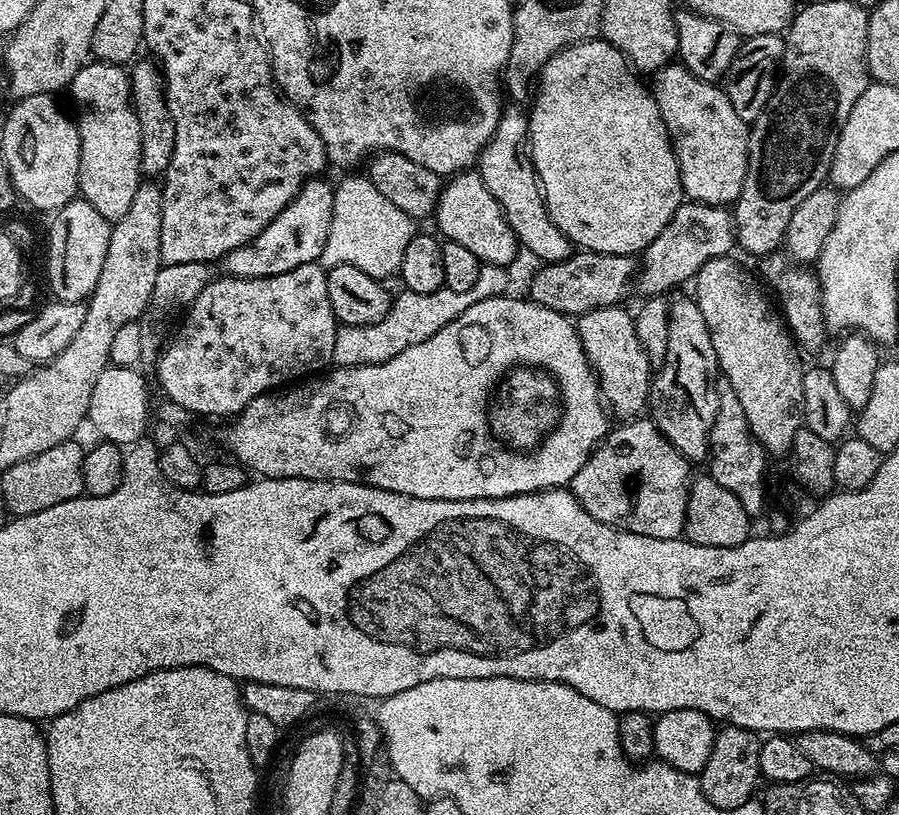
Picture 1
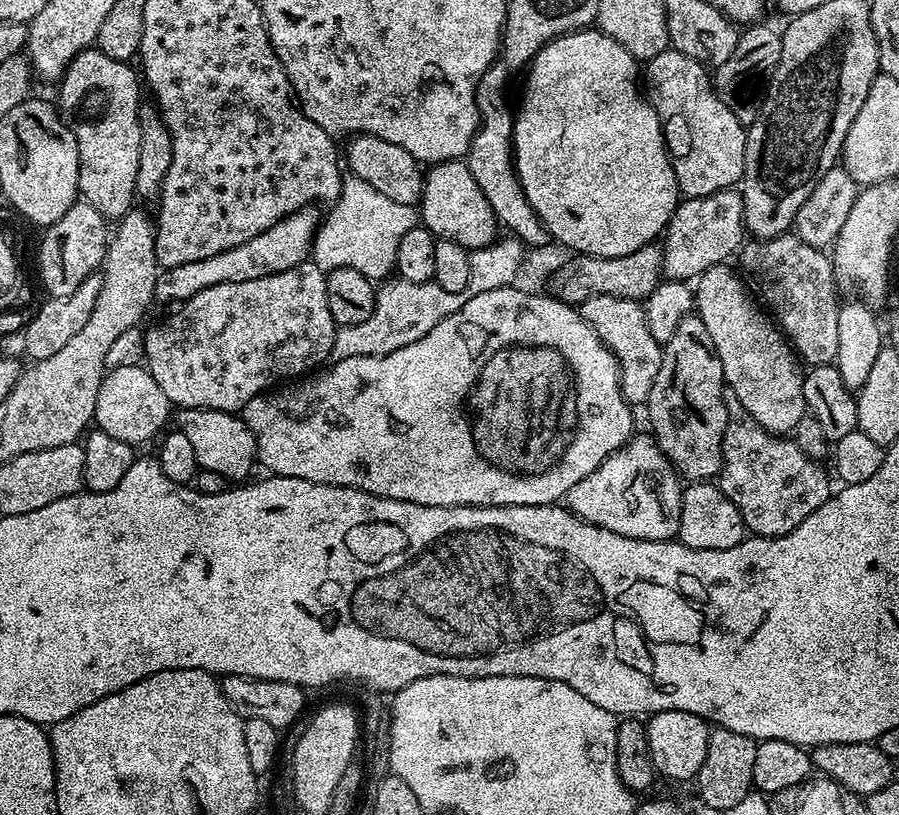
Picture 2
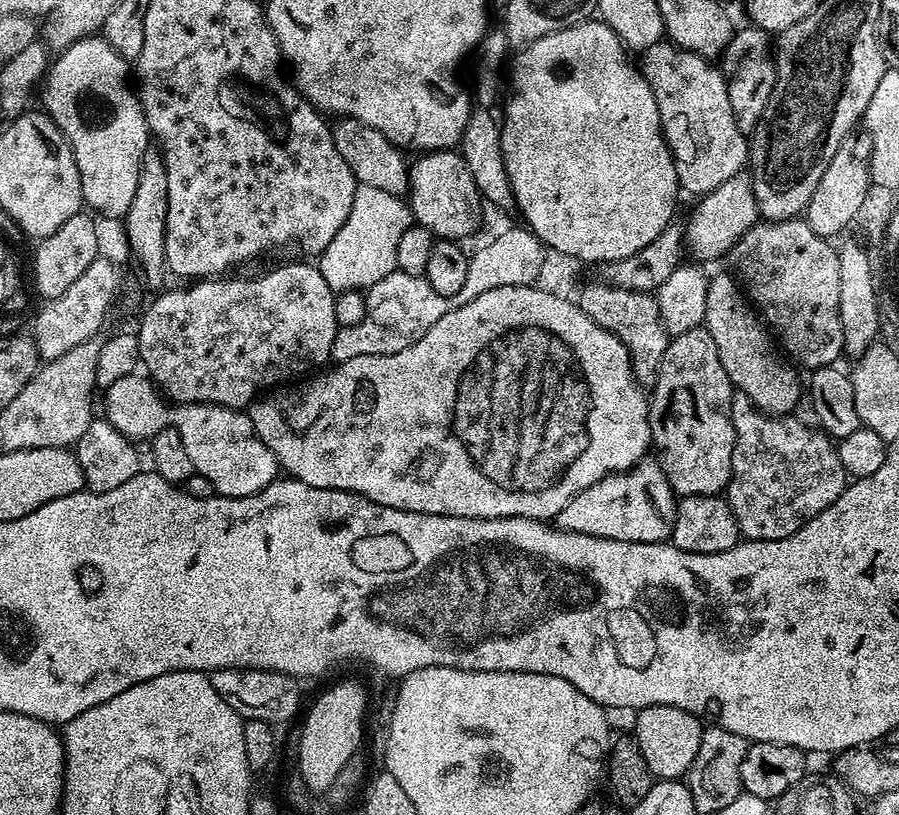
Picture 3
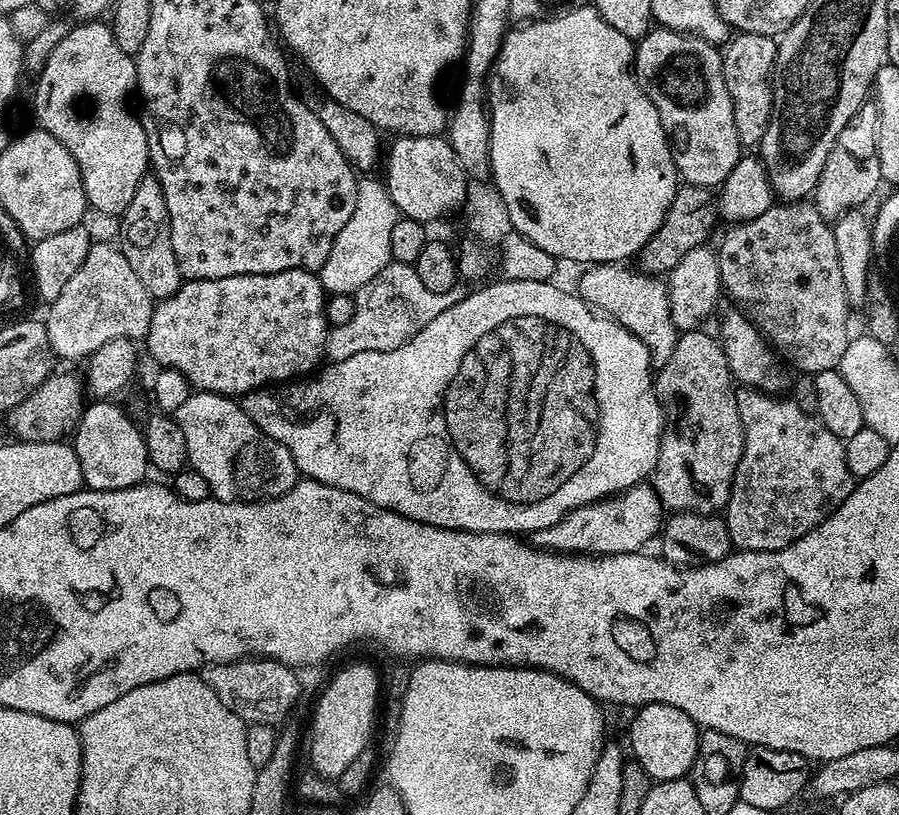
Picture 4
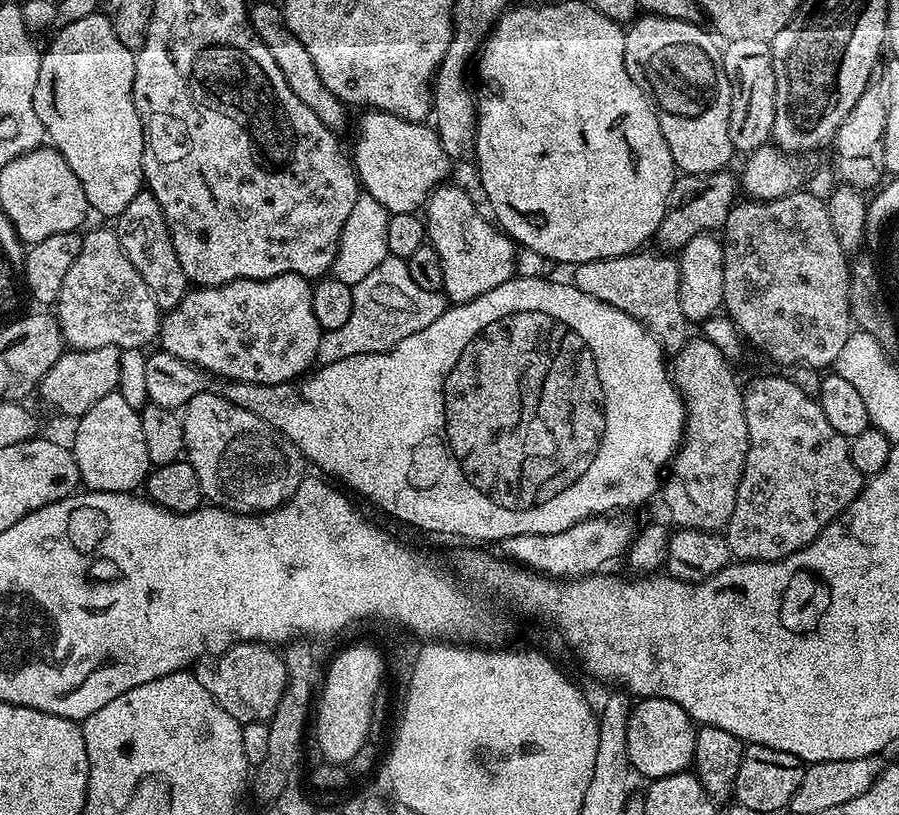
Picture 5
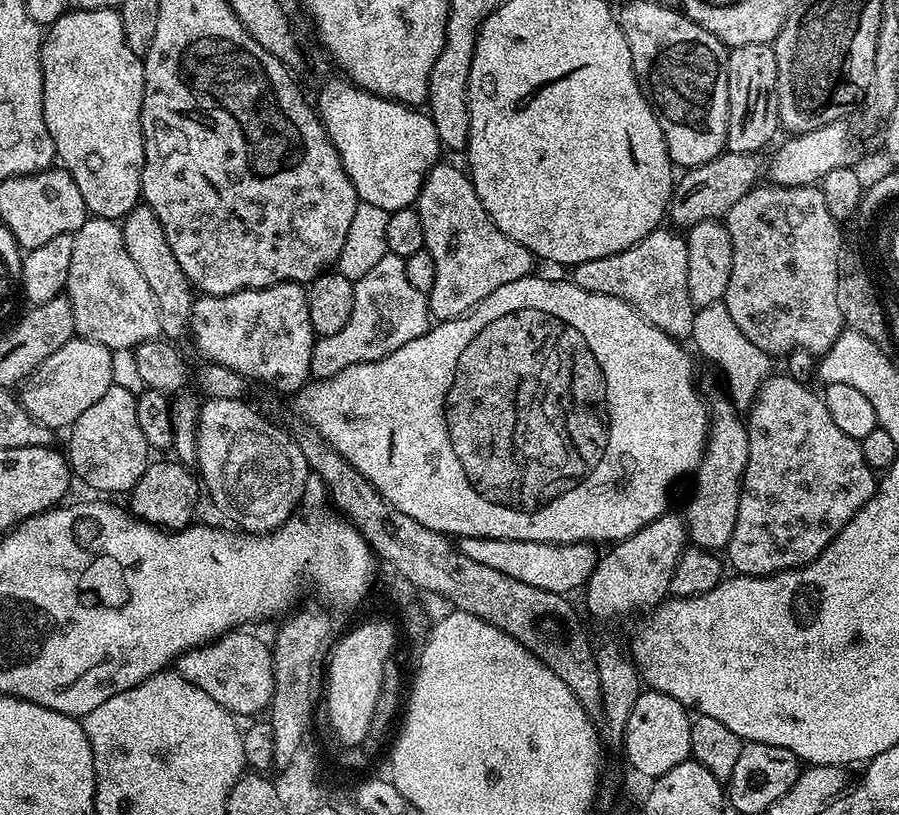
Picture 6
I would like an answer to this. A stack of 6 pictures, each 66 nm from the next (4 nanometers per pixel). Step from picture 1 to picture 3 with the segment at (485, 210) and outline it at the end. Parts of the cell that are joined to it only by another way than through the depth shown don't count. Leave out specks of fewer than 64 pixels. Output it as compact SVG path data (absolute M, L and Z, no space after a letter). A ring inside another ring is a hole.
M441 150L439 152L425 152L415 157L416 161L411 161L410 167L406 172L406 200L412 210L412 219L415 223L421 224L426 230L430 230L433 237L441 240L454 240L457 242L463 241L463 236L468 236L476 227L480 224L480 204L482 205L482 197L478 186L474 182L474 178L470 174L470 170L466 166L463 156L460 155L459 151L456 150Z

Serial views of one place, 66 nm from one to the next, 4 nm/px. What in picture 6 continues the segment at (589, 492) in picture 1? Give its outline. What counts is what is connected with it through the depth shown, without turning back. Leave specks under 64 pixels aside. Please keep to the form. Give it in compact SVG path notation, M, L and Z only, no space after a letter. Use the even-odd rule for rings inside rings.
M462 536L459 537L458 547L462 554L466 554L466 558L482 562L482 566L490 566L490 570L498 570L498 574L518 578L518 582L526 582L526 586L538 586L538 590L561 594L572 594L575 588L583 589L590 574L596 569L598 559L597 545L592 542L539 544L529 540Z

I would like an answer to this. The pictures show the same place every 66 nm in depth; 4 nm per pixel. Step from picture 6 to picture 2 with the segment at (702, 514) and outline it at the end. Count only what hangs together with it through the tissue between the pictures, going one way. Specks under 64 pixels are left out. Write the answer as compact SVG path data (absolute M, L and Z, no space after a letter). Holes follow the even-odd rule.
M689 314L682 318L682 322L678 322L678 330L674 330L674 338L670 338L668 343L663 345L664 353L662 354L662 366L658 370L658 378L654 378L654 390L650 390L650 398L646 405L648 411L648 420L652 423L650 429L651 435L654 437L656 444L666 454L666 458L671 462L673 468L685 481L688 482L708 482L713 478L719 477L720 468L724 464L724 455L722 454L722 438L724 431L728 425L728 411L726 410L726 402L724 401L724 375L722 374L722 362L718 362L718 354L714 350L714 342L710 342L710 333L706 331L706 326L702 326L702 318L695 314Z

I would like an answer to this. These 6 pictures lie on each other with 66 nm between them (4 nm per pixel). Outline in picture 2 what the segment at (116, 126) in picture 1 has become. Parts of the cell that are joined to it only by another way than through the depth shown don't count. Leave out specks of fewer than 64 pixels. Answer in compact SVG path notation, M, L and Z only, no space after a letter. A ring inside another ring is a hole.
M93 46L79 52L58 81L59 107L65 113L89 112L96 116L74 128L80 159L80 196L94 206L98 214L112 222L119 221L121 216L127 214L137 199L142 80L132 66L131 63L102 54L99 48Z

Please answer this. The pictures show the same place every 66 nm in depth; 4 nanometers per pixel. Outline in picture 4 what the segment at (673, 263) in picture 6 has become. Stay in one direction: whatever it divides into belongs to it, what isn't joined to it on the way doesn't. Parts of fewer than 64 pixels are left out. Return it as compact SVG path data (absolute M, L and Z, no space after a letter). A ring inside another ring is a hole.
M624 262L614 264L594 264L583 269L580 285L574 288L575 295L585 300L593 310L618 321L623 328L638 337L650 353L653 369L663 368L674 354L678 329L670 316L670 298L667 283L659 276L649 276Z

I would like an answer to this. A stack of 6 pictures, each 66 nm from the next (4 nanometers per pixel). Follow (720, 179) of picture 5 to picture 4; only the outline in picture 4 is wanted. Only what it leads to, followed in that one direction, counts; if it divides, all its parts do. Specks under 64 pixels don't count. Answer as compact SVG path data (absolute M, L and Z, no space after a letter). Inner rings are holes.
M693 184L677 187L674 202L670 202L670 210L662 226L638 253L639 267L649 276L667 277L668 273L674 270L674 266L682 262L685 254L690 254L690 250L701 247L707 241L704 239L711 234L715 224L718 224L718 204L709 189L699 188Z

